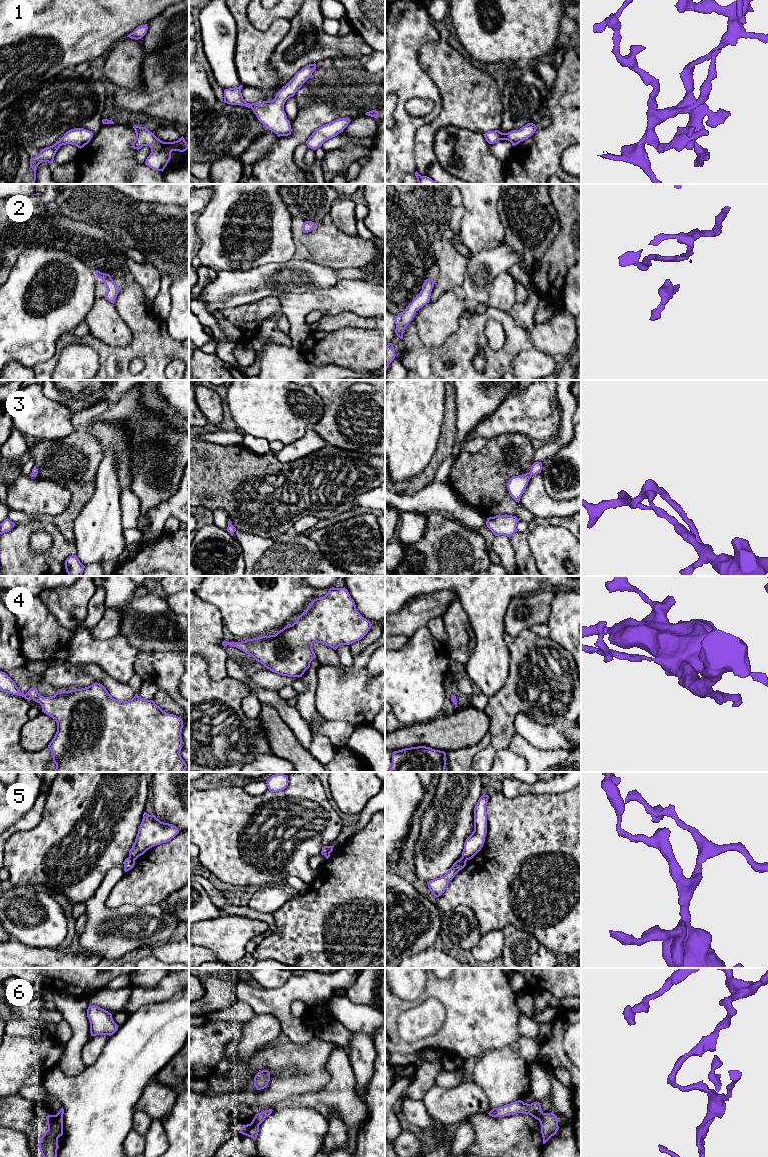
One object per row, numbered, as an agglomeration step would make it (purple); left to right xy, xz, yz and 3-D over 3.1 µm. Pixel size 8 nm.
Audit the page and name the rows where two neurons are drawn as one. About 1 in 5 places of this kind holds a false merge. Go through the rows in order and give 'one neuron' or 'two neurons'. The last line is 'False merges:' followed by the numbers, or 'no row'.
1: one neuron
2: one neuron
3: one neuron
4: one neuron
5: two neurons
6: two neurons
False merges: 5, 6

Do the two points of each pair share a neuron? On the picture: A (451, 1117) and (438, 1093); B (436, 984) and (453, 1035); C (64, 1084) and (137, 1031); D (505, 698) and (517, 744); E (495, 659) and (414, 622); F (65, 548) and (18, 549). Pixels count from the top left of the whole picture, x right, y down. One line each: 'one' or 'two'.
A: one
B: one
C: one
D: two
E: two
F: one

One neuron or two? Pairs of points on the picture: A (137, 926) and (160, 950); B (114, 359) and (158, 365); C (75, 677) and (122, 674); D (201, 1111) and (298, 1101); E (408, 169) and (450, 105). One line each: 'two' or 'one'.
A: two
B: one
C: two
D: two
E: two

